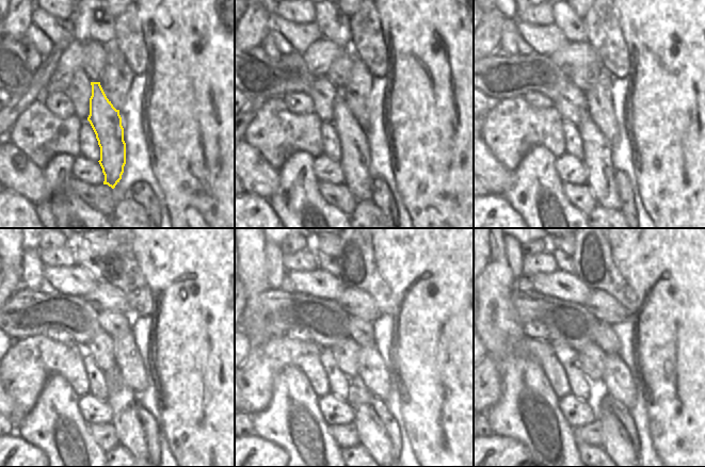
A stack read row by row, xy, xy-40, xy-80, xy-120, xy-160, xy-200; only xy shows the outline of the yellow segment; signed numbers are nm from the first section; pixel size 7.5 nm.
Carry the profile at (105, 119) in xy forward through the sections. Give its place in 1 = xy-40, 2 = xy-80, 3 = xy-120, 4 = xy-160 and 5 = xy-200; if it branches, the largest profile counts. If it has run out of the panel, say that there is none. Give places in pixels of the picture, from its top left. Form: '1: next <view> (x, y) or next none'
1: next xy-40 (355, 159)
2: next xy-80 (596, 150)
3: next xy-120 (122, 400)
4: next xy-160 (372, 436)
5: next xy-200 (614, 439)

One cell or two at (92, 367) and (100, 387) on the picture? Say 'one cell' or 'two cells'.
one cell

